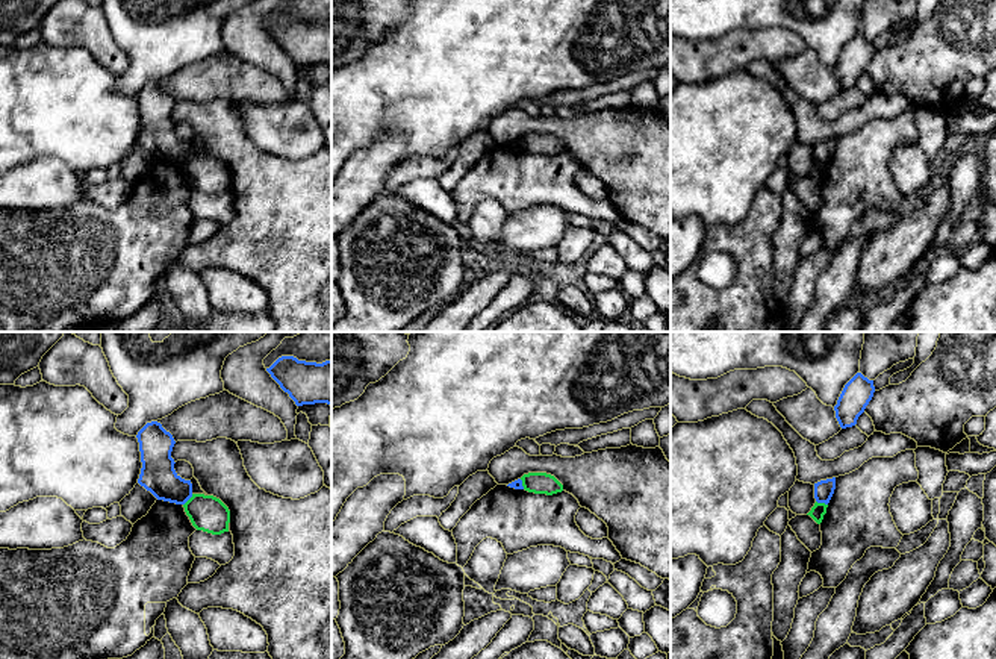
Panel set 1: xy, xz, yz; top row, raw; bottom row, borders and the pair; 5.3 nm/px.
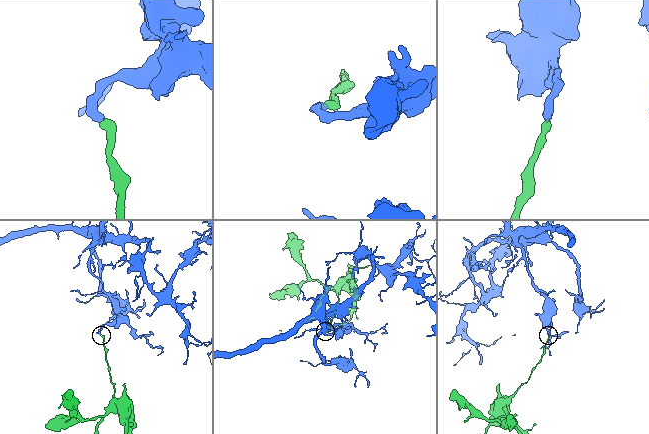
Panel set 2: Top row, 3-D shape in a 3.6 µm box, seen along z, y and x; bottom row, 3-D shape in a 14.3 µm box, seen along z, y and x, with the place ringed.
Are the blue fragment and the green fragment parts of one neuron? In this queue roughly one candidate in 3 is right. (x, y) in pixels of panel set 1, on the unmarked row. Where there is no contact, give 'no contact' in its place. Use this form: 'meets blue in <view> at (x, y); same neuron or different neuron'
meets blue in yz at (822, 162); different neuron

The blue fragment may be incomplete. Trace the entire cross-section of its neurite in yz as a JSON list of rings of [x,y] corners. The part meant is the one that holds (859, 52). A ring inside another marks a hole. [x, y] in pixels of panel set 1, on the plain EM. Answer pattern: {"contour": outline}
{"contour": [[[857,33],[843,48],[837,65],[834,67],[836,79],[842,89],[857,85],[858,77],[864,73],[875,53],[873,41]]]}

